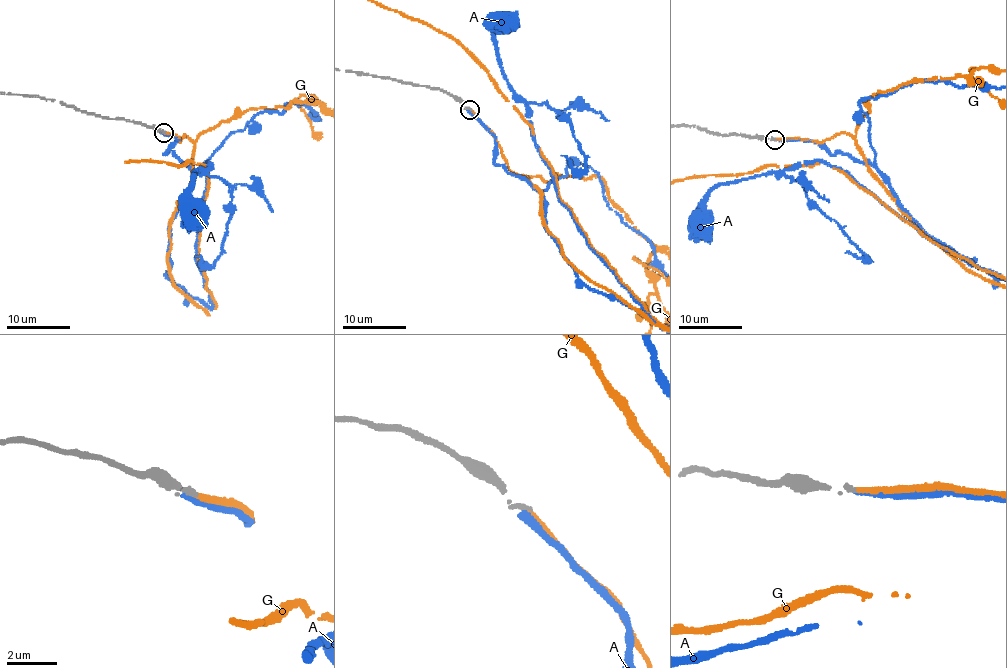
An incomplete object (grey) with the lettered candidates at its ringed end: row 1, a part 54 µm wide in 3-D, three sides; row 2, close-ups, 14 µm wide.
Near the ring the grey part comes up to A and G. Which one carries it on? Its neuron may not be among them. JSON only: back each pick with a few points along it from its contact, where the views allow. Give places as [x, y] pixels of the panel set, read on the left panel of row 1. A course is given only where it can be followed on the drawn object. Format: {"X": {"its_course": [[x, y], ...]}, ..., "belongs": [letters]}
{"G": {"its_course": [[163, 131], [194, 149], [166, 261], [213, 317], [197, 257], [209, 166], [101, 159], [51, 138]]}, "belongs": ["G"]}

